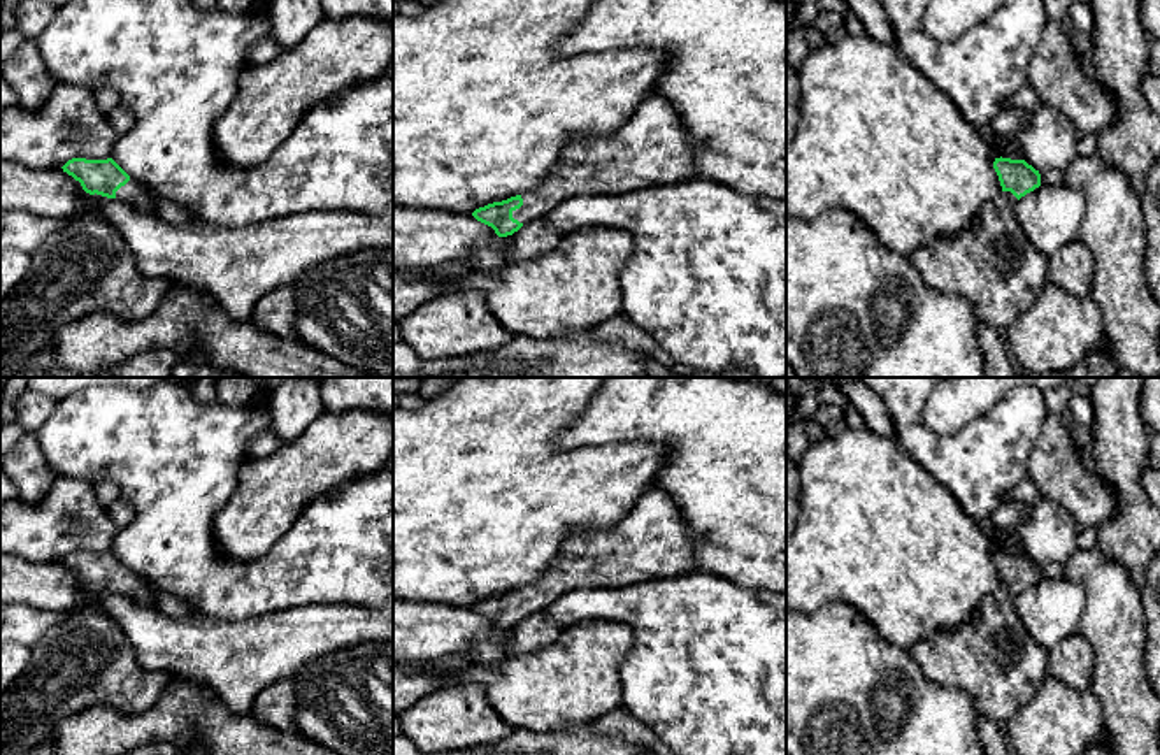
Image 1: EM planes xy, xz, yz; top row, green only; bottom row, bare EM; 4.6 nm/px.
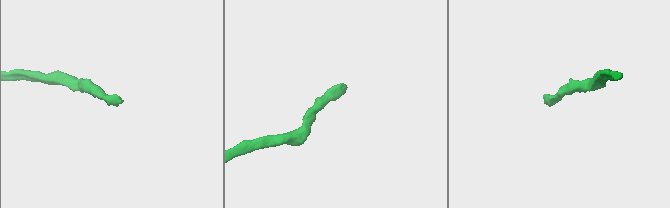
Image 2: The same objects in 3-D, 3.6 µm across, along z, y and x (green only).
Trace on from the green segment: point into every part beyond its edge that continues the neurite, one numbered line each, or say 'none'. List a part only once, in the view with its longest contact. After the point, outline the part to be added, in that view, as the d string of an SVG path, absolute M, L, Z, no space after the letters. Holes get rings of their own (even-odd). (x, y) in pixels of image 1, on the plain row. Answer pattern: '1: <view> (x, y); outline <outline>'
1: xz (651, 541); outline M653 486L632 504L619 521L609 527L572 528L549 567L535 581L521 586L523 599L512 604L512 611L526 618L542 613L562 593L577 588L627 588L697 572L697 546L697 536L686 525L672 495Z

